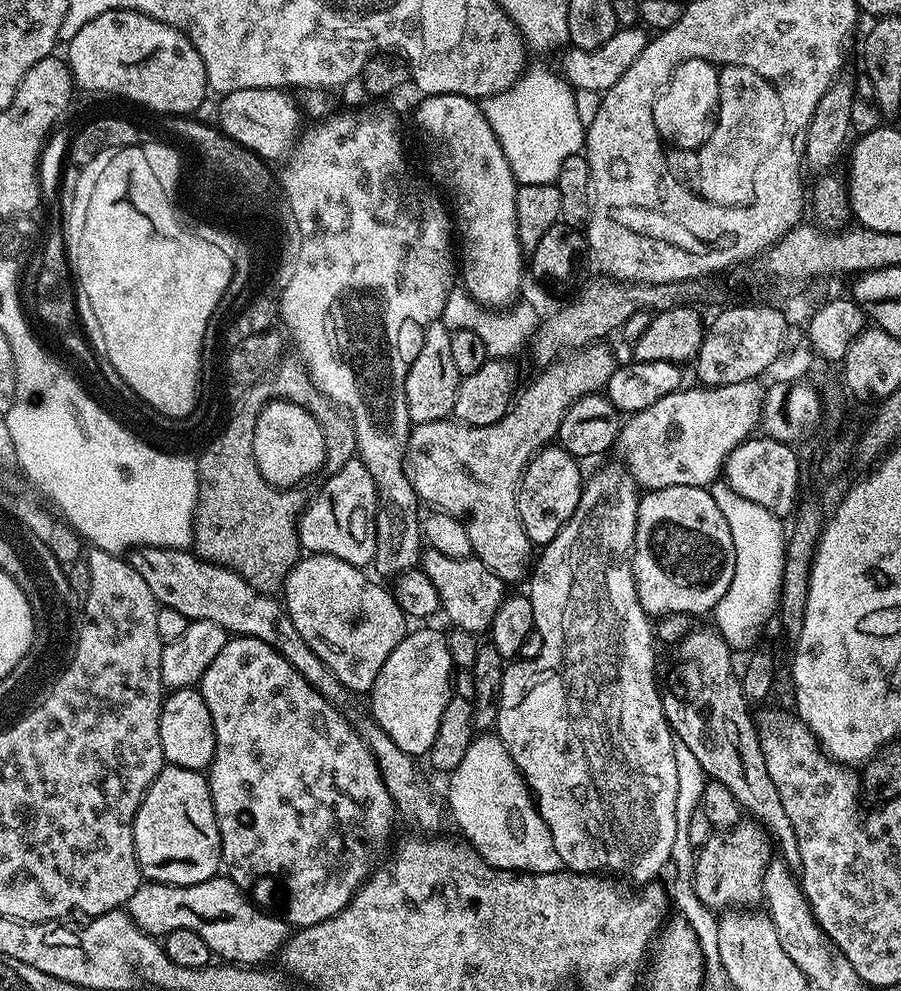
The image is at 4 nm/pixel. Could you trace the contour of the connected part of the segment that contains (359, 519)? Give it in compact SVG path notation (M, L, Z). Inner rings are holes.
M353 458L350 462L346 462L346 466L342 466L342 470L331 473L327 479L328 481L317 490L316 497L305 503L304 511L298 517L296 529L300 535L301 549L308 554L325 552L327 556L342 558L357 566L371 565L376 559L376 505L378 497L376 483L370 470L365 466L363 460Z

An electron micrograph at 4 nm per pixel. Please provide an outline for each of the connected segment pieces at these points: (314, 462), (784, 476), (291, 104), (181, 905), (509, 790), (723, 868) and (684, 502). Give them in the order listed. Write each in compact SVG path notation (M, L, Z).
M272 400L259 412L254 430L254 456L268 484L285 490L320 472L325 462L325 434L321 421L305 405L289 400Z
M763 434L749 438L726 458L722 469L723 479L742 498L750 498L750 502L766 506L766 510L775 516L791 517L798 504L796 491L800 488L800 460L796 457L796 450L791 444L772 440Z
M251 88L223 93L218 128L234 142L248 147L267 162L283 161L301 135L299 103L283 88Z
M217 874L211 876L206 882L198 882L190 886L178 886L177 884L153 884L151 882L141 883L138 890L129 898L126 911L131 916L132 921L137 926L147 932L150 936L163 938L174 930L194 930L210 946L213 957L224 962L231 962L237 966L260 966L272 955L279 953L283 949L284 943L290 935L290 925L287 919L276 916L267 916L263 912L263 907L257 906L246 895L242 889L229 880L227 875Z
M480 734L473 739L468 750L468 800L447 801L446 808L456 819L458 827L464 831L463 839L476 849L476 853L492 868L505 868L511 872L558 872L562 865L558 850L554 850L554 838L536 809L536 801L523 774L518 770L514 758L495 734Z
M741 819L728 831L717 831L697 851L694 890L710 909L751 909L763 901L762 878L773 856L774 844L769 833L755 819Z
M666 486L645 491L638 506L638 526L632 547L632 569L638 590L638 602L642 602L649 617L661 618L684 614L696 618L699 612L711 613L716 603L730 590L734 578L734 538L730 538L730 526L718 510L708 488L698 486Z

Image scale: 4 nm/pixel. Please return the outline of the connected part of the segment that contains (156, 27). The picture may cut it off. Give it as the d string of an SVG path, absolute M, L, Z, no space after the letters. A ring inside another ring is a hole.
M115 8L106 14L98 14L98 18L94 18L90 22L86 22L86 26L82 26L82 30L78 30L78 34L74 34L74 38L67 41L68 56L66 55L66 63L68 69L72 72L72 82L77 89L85 88L88 92L113 92L116 96L125 96L128 100L133 100L136 104L145 104L148 108L153 108L156 112L168 112L167 114L192 114L195 108L202 100L209 95L208 79L206 78L206 66L202 62L202 58L198 54L187 36L178 28L172 28L168 24L158 22L154 18L150 18L141 12L135 12L129 8Z

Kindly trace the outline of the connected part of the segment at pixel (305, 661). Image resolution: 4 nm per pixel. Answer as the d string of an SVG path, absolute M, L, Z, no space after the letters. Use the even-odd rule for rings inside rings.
M141 546L131 549L126 559L134 566L134 570L138 570L138 574L142 574L146 586L150 586L150 594L154 594L157 605L178 610L178 614L182 614L189 622L205 620L210 626L216 627L217 624L218 627L225 628L228 634L253 636L281 652L286 662L290 662L290 666L294 666L327 700L350 714L357 734L366 742L370 754L374 754L380 777L392 803L396 805L397 813L401 817L405 816L414 827L421 828L424 831L421 833L435 833L432 831L443 822L444 816L446 820L446 808L442 800L440 804L431 782L420 773L420 768L416 765L419 763L406 755L398 746L398 742L394 742L394 738L390 738L390 734L386 734L386 730L382 730L382 726L365 709L363 712L362 709L356 708L355 702L352 701L355 700L353 693L332 673L330 666L326 666L326 662L322 662L322 658L318 658L318 654L314 654L314 650L306 646L306 638L302 638L302 634L294 630L294 622L275 595L260 592L236 572L203 560L195 551L187 548Z

